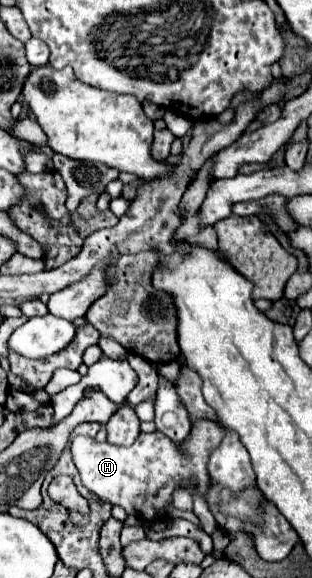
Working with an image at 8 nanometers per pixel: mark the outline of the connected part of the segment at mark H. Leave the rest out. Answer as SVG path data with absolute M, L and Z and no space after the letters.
M197 418L193 420L191 432L181 442L181 446L167 438L163 432L141 432L139 438L127 448L107 442L99 444L87 436L75 436L71 442L71 450L81 482L89 488L89 492L97 494L109 504L121 506L127 514L135 514L149 524L167 516L177 488L189 490L191 496L199 494L207 500L207 492L213 488L207 460L211 450L221 444L223 436L225 430L219 428L217 422Z

